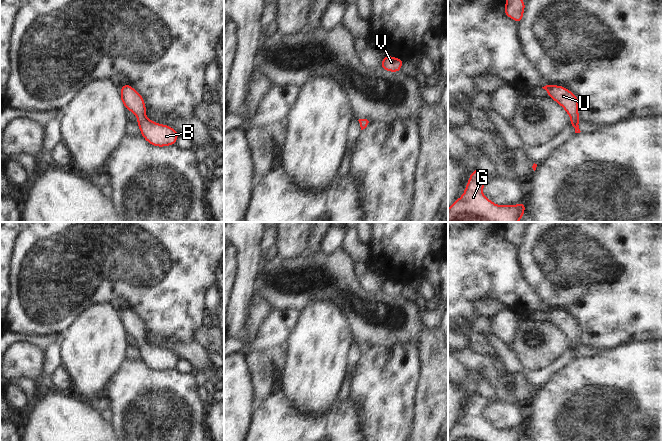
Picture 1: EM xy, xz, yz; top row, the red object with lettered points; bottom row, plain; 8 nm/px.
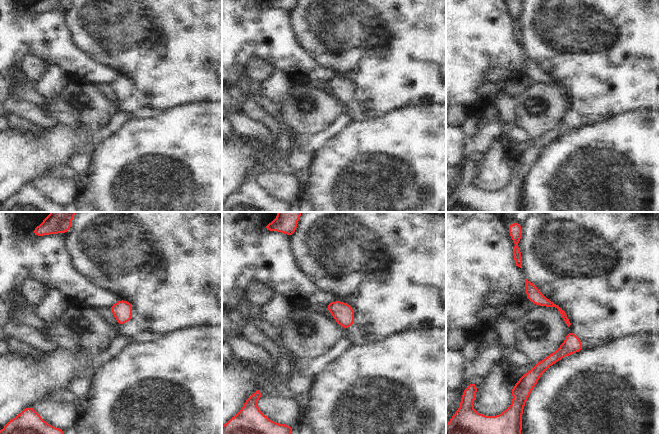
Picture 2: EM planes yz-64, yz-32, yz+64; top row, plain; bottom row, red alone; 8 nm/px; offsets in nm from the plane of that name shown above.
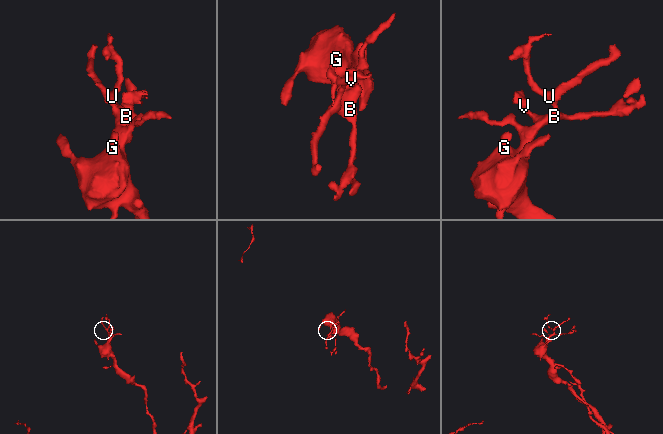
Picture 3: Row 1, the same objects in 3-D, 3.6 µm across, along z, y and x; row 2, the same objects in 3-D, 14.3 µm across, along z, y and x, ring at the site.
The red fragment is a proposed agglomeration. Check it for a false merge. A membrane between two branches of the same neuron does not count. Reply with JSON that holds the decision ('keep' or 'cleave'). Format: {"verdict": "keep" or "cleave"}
{"verdict": "keep"}

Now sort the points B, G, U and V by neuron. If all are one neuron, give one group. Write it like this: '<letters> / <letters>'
B G U V

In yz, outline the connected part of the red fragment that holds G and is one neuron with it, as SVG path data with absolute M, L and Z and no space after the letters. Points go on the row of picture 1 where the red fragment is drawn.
M478 168L470 173L464 193L448 208L448 222L519 222L526 203L498 205L483 194L489 173Z

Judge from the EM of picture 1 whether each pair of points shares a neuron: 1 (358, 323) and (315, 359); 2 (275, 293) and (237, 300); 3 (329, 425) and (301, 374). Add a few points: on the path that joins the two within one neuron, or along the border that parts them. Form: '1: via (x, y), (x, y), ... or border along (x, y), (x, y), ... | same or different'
1: border along (339, 309), (346, 319), (353, 341) | different
2: border along (258, 272), (254, 281), (254, 293) | different
3: border along (335, 399), (317, 416), (302, 415), (299, 412) | different

